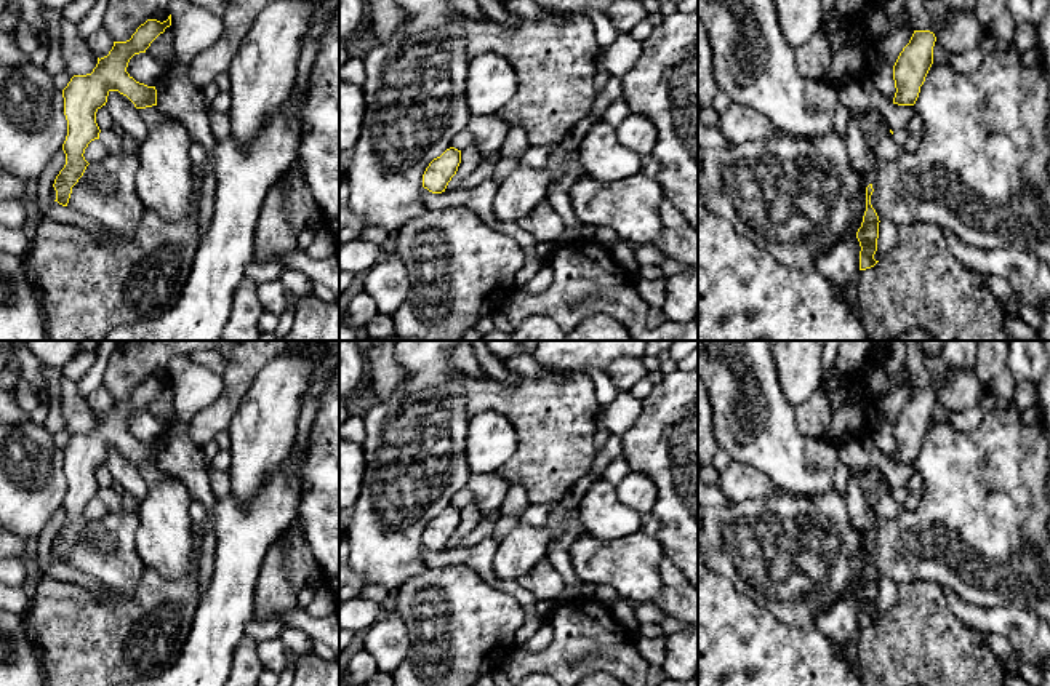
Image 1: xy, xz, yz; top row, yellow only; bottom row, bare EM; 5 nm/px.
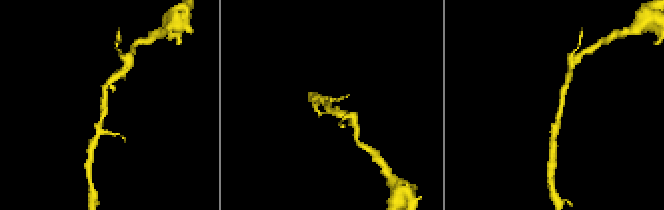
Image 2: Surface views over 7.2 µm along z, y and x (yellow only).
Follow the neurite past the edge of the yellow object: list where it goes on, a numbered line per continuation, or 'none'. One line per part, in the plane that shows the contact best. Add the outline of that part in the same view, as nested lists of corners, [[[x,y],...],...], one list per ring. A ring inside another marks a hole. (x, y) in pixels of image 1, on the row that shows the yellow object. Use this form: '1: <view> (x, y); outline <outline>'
none

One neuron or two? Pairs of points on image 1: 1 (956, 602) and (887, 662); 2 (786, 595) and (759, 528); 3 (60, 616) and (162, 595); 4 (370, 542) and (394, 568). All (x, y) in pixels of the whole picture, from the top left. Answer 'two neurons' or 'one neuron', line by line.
1: two neurons
2: one neuron
3: one neuron
4: one neuron

